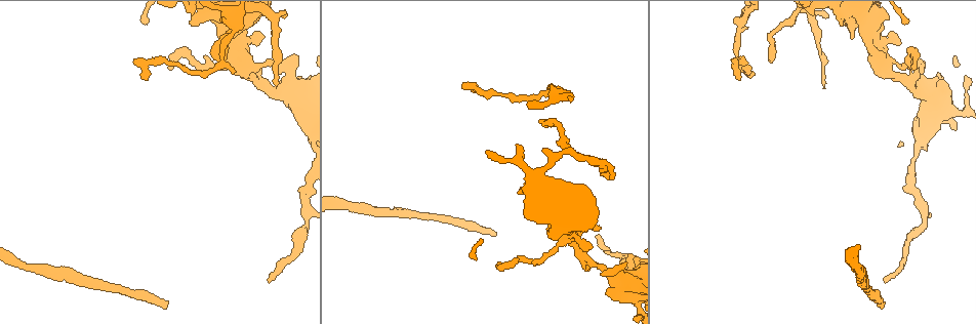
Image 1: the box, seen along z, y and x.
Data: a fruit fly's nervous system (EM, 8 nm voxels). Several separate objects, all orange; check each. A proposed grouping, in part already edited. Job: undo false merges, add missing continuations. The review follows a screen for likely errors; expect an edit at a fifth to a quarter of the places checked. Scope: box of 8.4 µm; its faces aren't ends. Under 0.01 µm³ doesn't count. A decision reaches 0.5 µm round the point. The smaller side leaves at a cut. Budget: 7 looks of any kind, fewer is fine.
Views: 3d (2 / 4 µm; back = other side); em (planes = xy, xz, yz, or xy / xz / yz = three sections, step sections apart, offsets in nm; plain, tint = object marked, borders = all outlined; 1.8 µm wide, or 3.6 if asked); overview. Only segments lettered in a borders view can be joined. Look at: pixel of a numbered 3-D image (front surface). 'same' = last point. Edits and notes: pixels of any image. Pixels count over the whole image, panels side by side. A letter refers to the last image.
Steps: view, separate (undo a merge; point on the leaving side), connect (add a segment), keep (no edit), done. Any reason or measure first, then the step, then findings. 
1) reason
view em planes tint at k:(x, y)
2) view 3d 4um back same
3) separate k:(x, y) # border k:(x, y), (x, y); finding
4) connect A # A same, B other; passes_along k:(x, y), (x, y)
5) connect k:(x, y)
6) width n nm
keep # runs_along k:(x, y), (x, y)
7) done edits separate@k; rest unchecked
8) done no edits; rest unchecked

thin end
view em xz step 4 tint at 1:(823, 87)

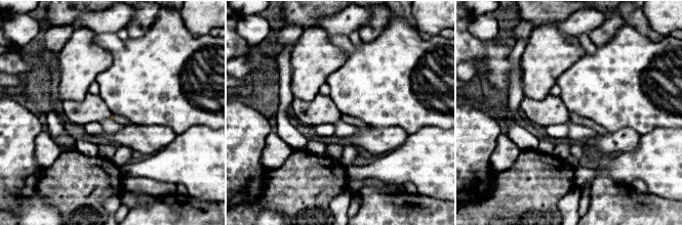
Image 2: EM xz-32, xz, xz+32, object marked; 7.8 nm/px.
cut it another way
view em planes tint same

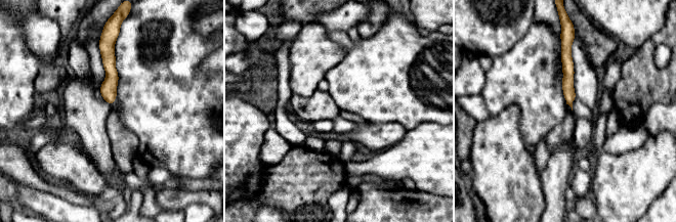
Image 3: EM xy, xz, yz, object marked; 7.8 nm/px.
view em planes borders same

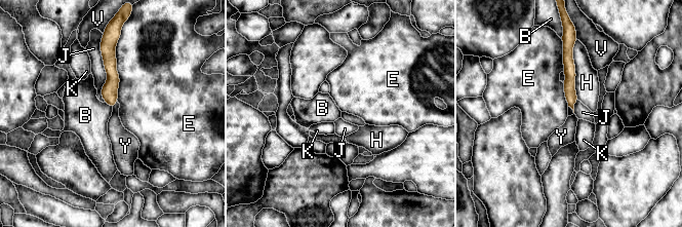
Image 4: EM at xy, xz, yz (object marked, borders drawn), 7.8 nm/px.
connect Y # B other, E other, H other, J other, K other, V other, Y same; passes_along 4:(109, 90), (114, 105), (118, 135); it goes on there

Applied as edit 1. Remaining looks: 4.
a narrow waist
view em 3.6um planes tint at 1:(878, 59)

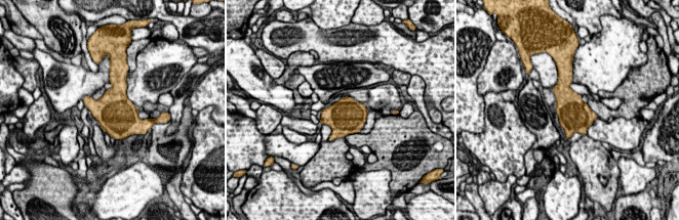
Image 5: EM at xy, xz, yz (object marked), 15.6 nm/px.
view em 3.6um planes borders same

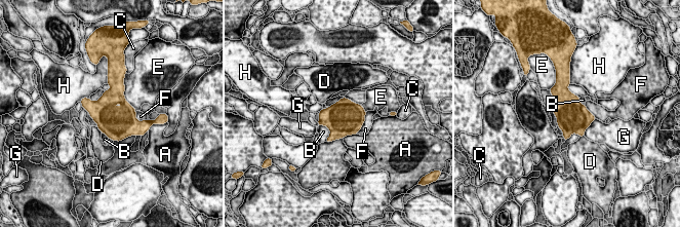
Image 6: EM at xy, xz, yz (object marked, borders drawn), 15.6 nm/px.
keep # A other, B other, C other, D other, E other, F other, G other, H other; border 6:(319, 124), (329, 130), (326, 141); continuous, no second neuron

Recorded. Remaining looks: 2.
view 3d 4um at 1:(166, 303)

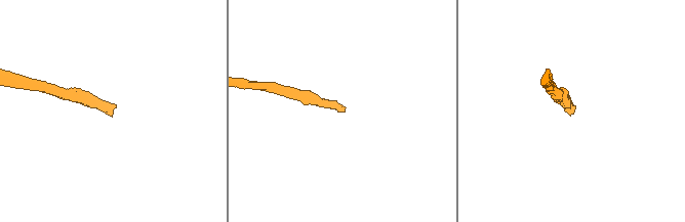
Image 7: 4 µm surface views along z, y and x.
now the EM
view em 3.6um planes borders at 7:(111, 108)

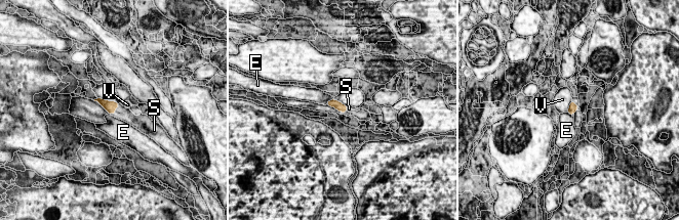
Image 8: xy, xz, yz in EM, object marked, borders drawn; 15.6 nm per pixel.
connect S # E other, S same, V other; it goes on there

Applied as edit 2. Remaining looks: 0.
done edits connect@4, connect@8; rest unchecked

